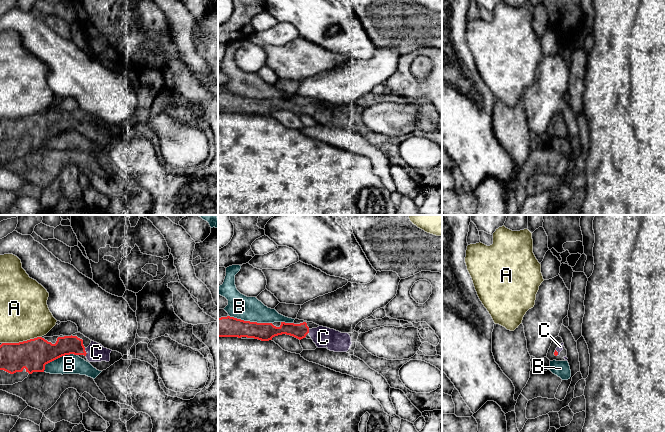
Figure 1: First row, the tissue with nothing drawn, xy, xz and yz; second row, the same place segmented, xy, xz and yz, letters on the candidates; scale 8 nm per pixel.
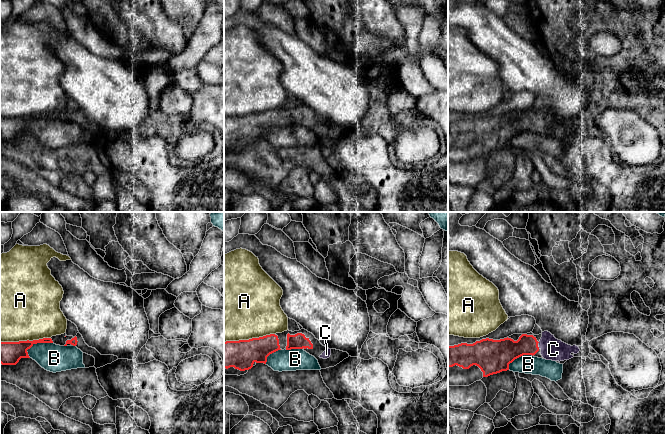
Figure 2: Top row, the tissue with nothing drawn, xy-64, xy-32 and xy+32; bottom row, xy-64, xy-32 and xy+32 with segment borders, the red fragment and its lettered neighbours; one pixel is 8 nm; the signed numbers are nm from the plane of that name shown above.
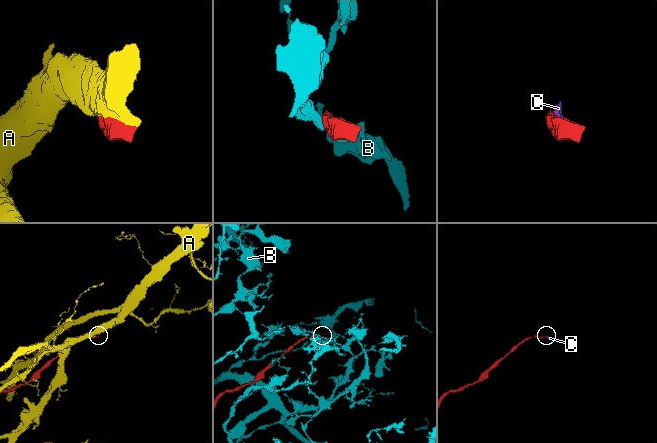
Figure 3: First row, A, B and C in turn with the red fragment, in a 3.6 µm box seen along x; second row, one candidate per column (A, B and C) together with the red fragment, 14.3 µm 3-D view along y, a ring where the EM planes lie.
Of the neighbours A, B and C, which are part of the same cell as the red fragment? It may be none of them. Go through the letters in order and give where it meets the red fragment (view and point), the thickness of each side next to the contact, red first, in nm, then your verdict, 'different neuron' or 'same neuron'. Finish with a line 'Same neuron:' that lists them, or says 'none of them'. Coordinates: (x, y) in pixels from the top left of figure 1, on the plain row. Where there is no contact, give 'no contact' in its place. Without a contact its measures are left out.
A: xy (21, 118) | 240/400 nm | different neuron
B: xz (249, 97) | 160/190 nm | different neuron
C: xy (85, 128) | 150/140 nm | same neuron
Same neuron: C

